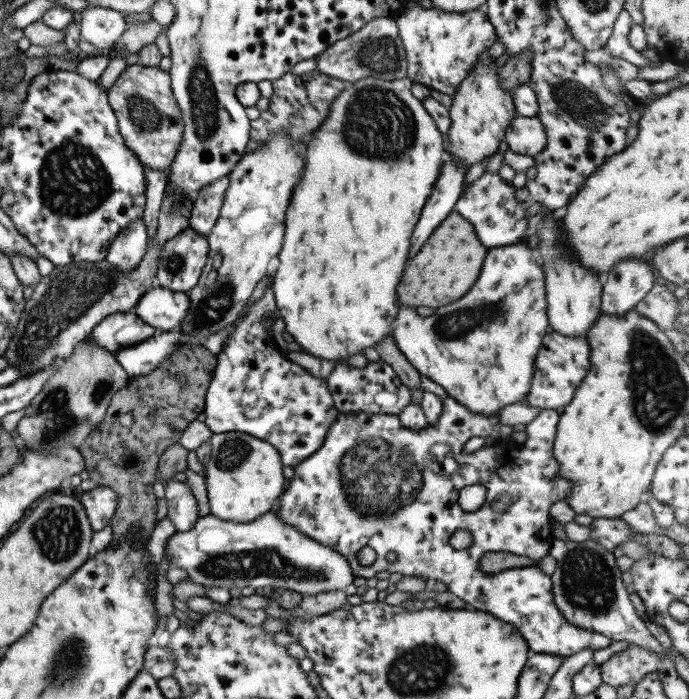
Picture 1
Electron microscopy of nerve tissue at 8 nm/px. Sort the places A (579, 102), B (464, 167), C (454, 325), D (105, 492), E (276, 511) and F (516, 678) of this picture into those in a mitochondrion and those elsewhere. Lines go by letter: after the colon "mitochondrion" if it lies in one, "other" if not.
A: mitochondrion
B: other
C: mitochondrion
D: other
E: other
F: other

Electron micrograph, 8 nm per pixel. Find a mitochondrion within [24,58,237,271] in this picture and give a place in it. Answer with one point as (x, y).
(75, 182)

